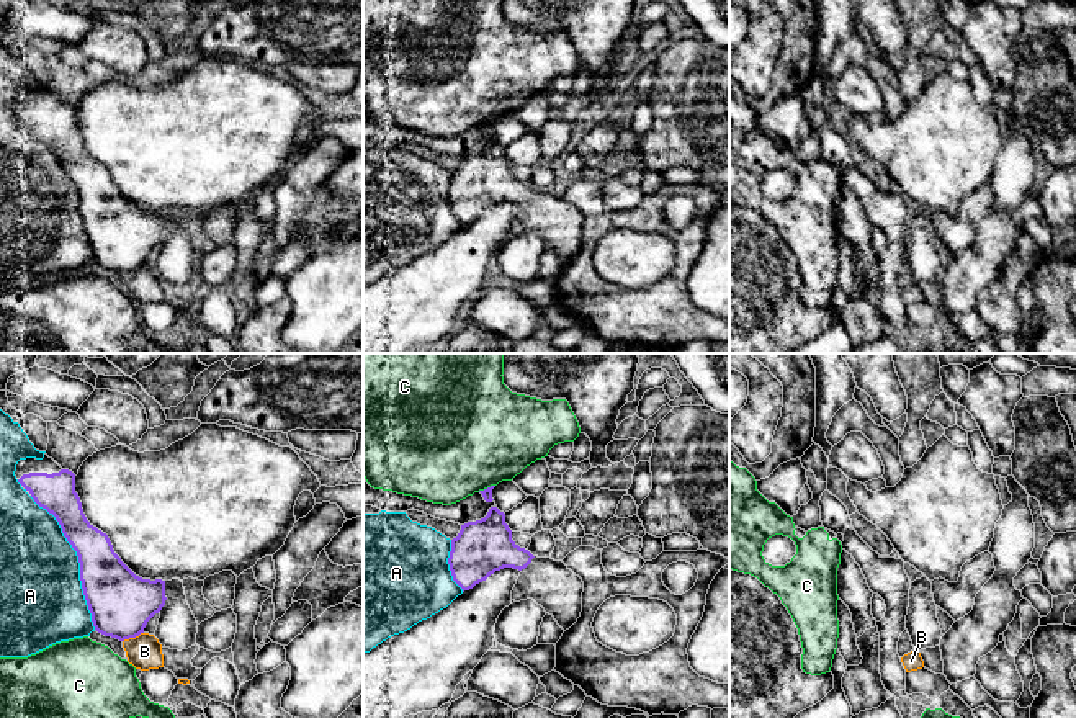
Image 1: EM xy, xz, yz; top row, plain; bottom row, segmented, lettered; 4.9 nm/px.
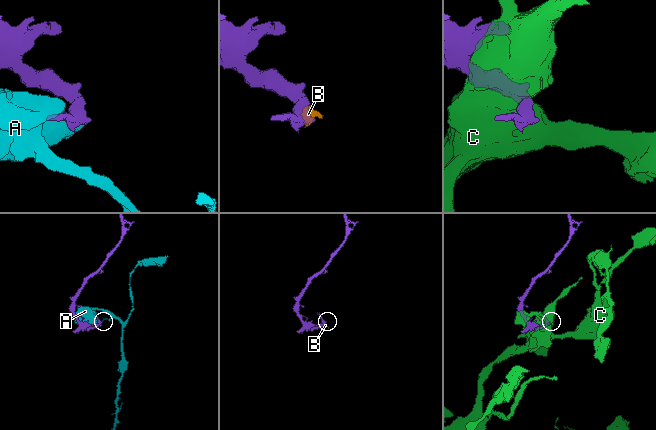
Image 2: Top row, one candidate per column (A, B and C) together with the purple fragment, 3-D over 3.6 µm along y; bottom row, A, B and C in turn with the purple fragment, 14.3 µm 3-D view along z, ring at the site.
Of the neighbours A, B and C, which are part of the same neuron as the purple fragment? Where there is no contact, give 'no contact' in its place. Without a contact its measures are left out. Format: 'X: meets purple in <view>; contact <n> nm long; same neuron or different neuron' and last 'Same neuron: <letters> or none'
A: meets purple in xy; contact 750 nm long; different neuron
B: meets purple in xy; contact 120 nm long; different neuron
C: meets purple in xz; contact 90 nm long; different neuron
Same neuron: none

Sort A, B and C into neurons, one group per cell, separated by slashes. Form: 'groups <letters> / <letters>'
groups A B / C

